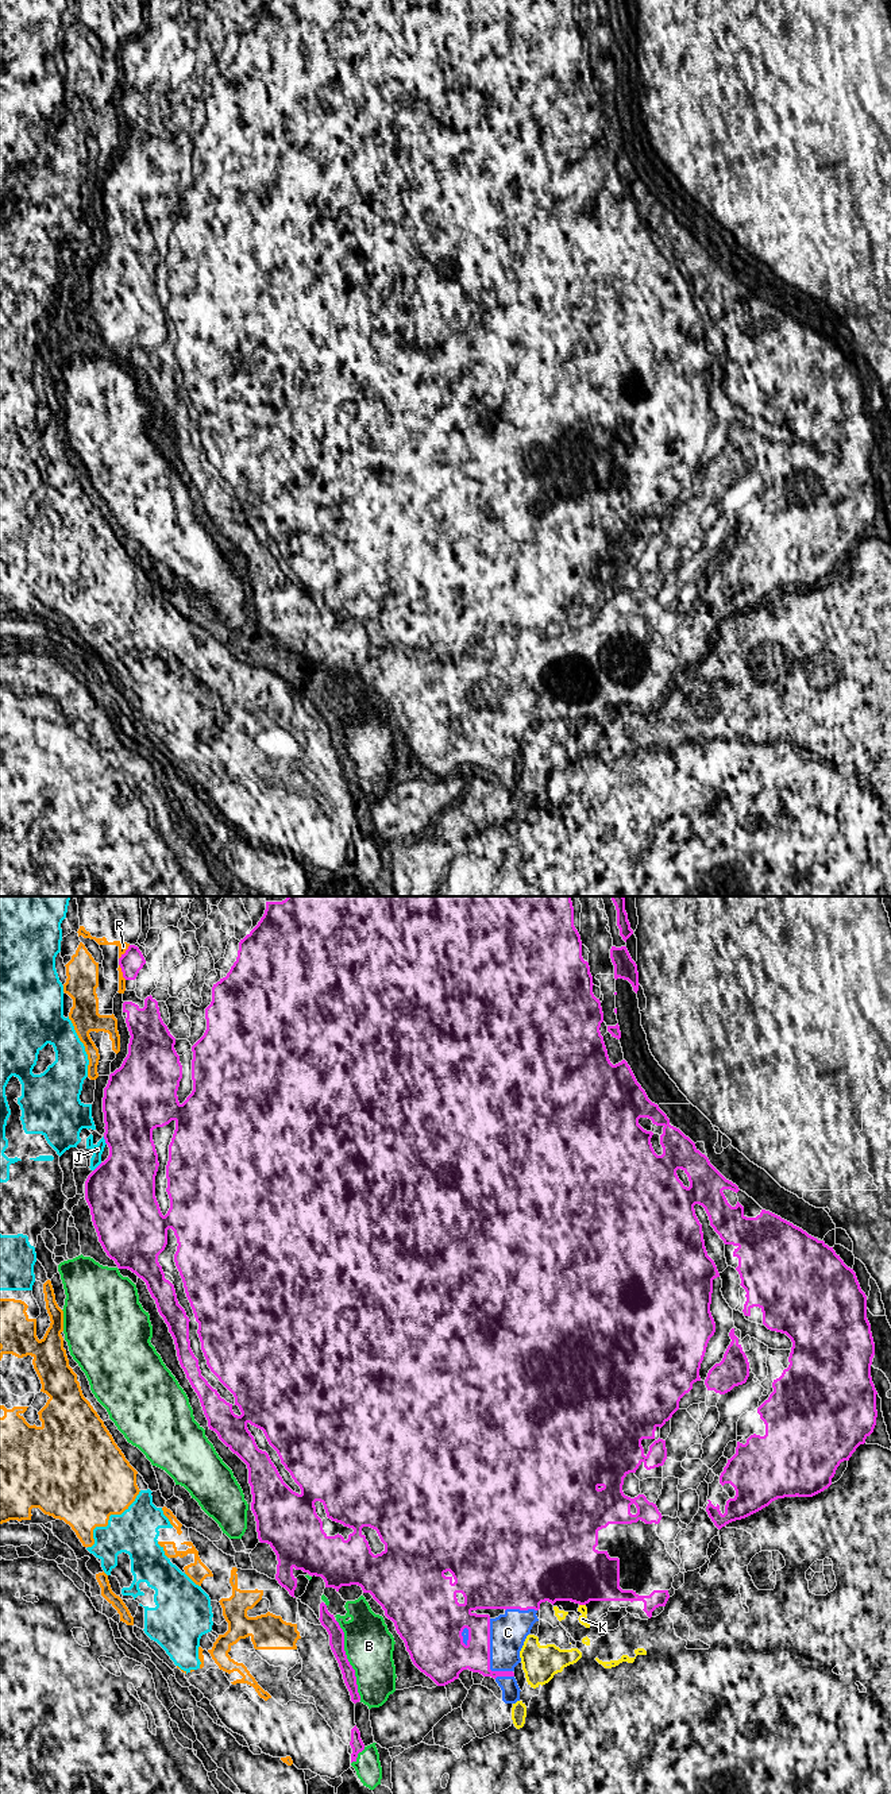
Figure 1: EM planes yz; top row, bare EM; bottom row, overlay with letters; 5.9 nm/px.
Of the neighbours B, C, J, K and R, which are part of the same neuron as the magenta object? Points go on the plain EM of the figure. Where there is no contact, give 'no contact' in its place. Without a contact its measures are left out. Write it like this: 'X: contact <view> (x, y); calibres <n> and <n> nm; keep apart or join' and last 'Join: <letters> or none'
B: contact yz (347, 753); calibres 100 and 300 nm; keep apart
C: contact yz (489, 748); calibres 240 and 220 nm; keep apart
J: contact yz (97, 259); calibres 420 and 70 nm; keep apart
K: contact yz (582, 697); calibres 420 and 50 nm; keep apart
R: contact yz (126, 45); calibres 140 and 60 nm; keep apart
Join: none

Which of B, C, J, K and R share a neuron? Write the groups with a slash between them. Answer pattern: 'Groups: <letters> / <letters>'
Groups: B / C K / J R

